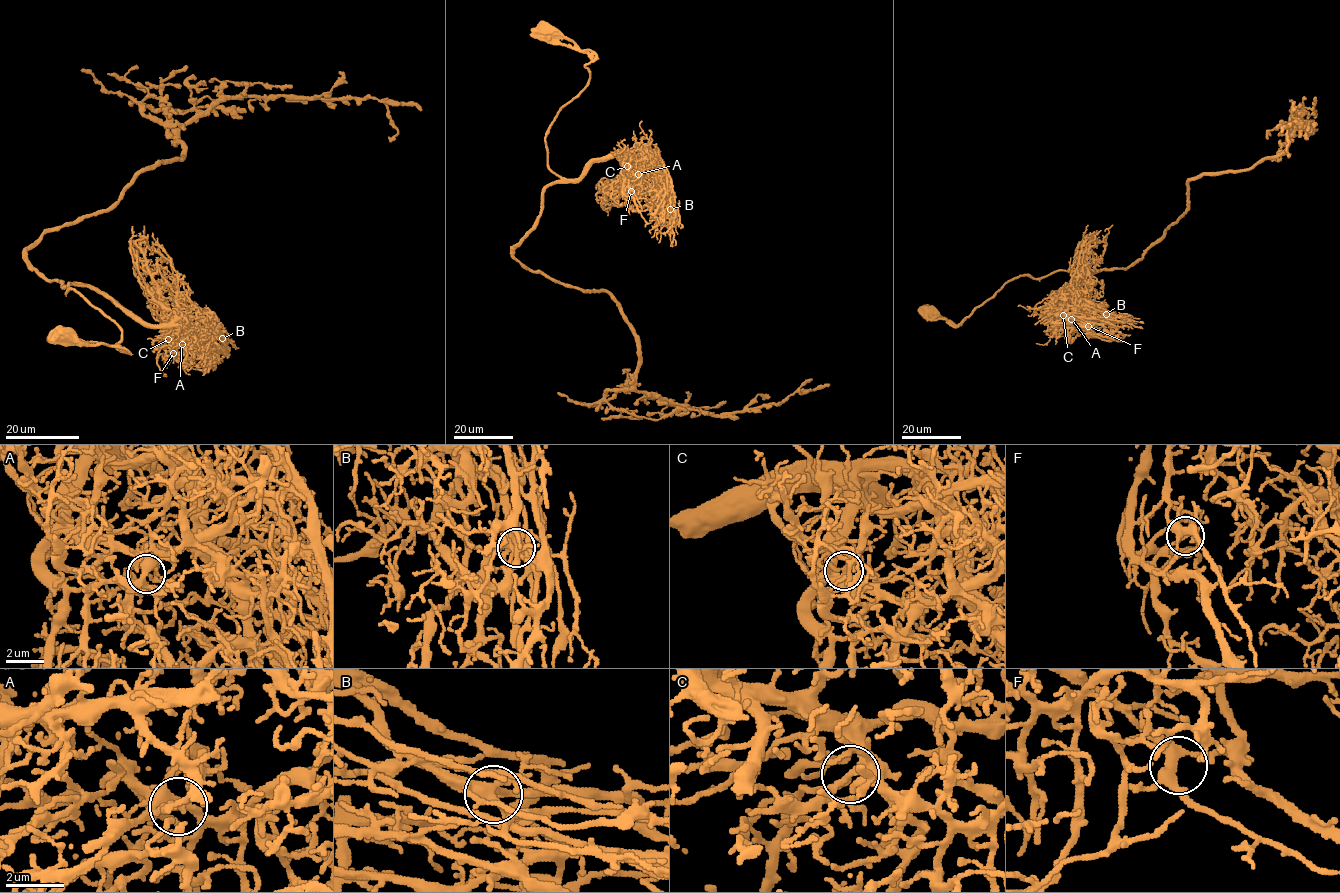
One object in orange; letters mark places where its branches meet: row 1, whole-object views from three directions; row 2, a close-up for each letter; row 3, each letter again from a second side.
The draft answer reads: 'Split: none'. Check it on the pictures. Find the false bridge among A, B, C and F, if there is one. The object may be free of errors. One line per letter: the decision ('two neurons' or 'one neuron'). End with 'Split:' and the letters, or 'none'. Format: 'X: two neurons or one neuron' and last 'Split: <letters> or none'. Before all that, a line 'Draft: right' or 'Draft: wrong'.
Draft: right
A: one neuron
B: one neuron
C: one neuron
F: one neuron
Split: none

